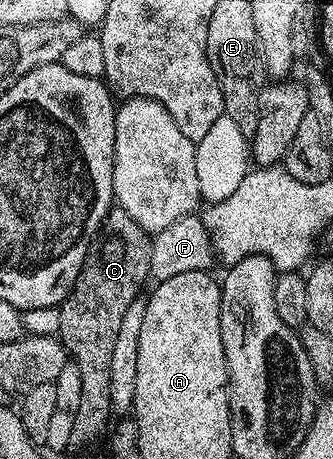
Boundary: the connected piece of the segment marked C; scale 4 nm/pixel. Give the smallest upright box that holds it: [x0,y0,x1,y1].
[57,208,152,442]

